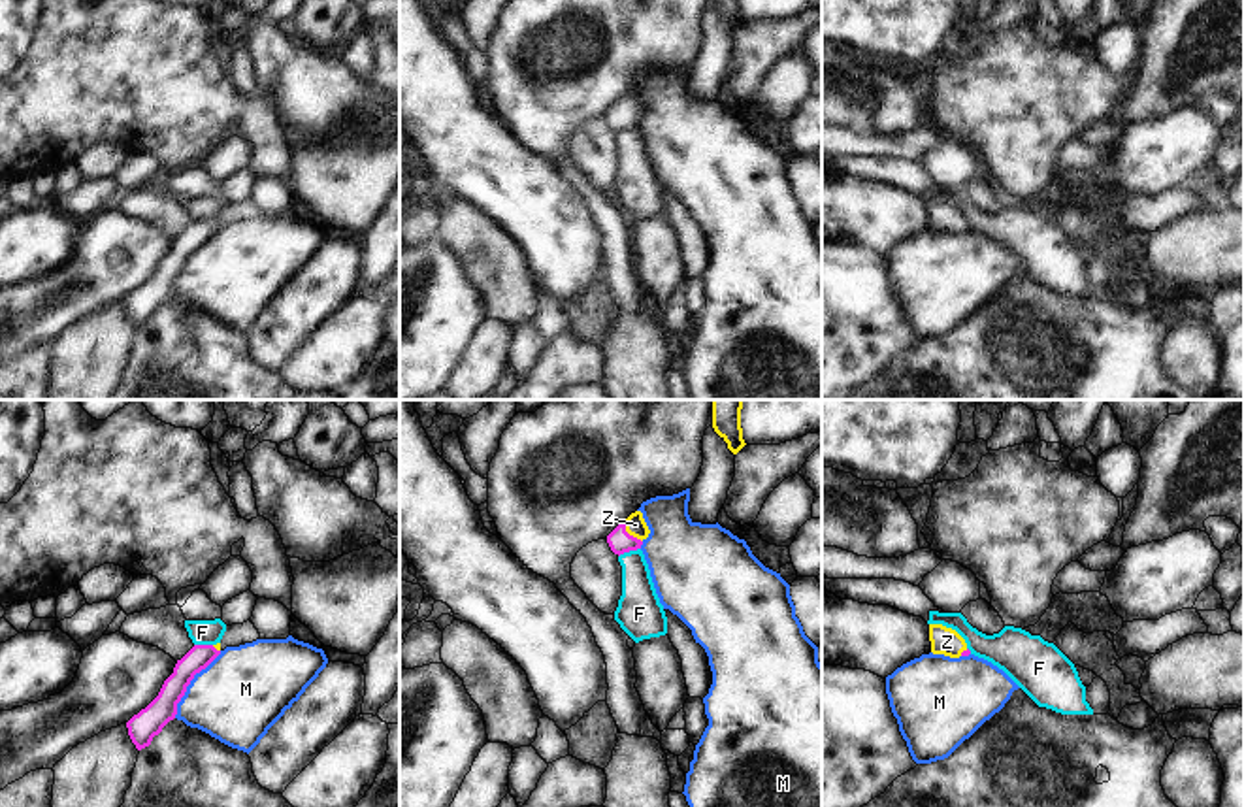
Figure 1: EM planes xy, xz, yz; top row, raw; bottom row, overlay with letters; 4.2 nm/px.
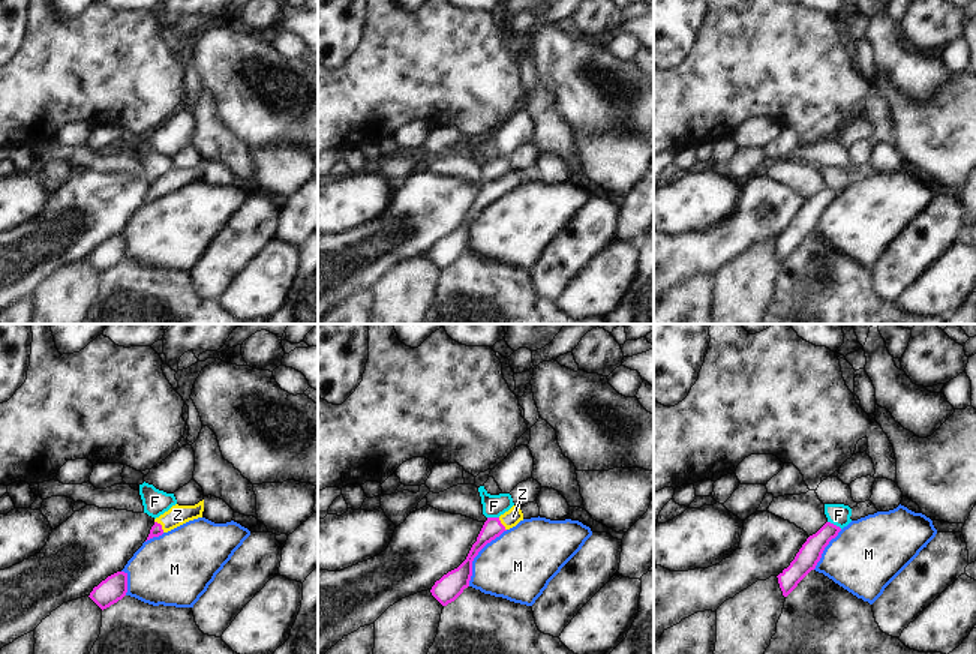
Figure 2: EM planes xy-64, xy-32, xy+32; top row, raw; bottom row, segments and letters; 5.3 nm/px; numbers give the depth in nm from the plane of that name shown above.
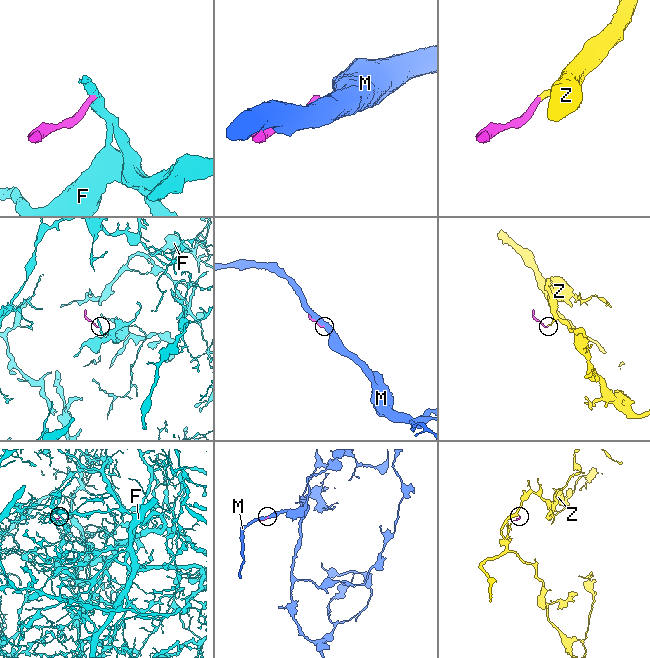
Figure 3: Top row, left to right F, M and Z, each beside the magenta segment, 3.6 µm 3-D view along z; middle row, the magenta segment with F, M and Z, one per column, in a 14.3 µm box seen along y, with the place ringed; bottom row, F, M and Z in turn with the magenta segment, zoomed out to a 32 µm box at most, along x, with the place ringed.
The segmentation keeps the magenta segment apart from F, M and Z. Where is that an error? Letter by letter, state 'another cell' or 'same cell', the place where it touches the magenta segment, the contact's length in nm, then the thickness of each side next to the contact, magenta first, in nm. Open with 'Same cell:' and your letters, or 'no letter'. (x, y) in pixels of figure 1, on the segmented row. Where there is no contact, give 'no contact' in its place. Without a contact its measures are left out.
Same cell: Z
F: another cell; contact xz (628, 551); length 100 nm; calibres 100 and 180 nm
M: another cell; contact xy (189, 683); length 360 nm; calibres 120 and 380 nm
Z: same cell; contact xz (628, 534); length 120 nm; calibres 100 and 90 nm

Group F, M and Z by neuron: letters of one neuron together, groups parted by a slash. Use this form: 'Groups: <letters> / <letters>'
Groups: F / M / Z

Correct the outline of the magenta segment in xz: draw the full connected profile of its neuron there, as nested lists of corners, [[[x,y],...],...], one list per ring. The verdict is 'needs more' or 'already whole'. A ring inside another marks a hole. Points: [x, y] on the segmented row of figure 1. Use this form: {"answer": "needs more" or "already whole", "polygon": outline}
{"answer": "needs more", "polygon": [[[635,511],[607,535],[607,543],[611,551],[620,556],[641,549],[648,534],[650,530],[643,519],[643,513]]]}

